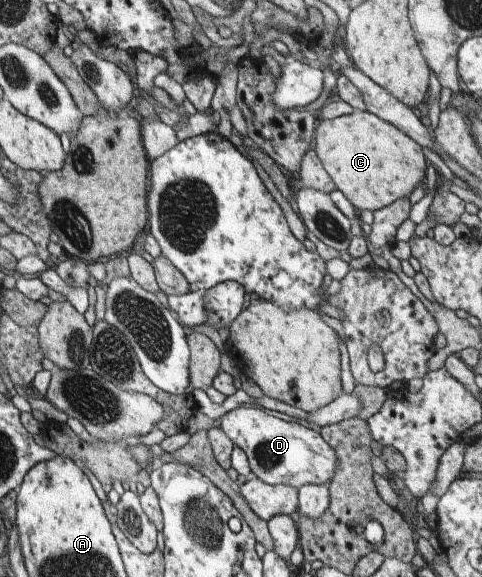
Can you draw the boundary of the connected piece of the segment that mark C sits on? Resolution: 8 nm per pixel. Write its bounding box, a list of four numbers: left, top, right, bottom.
[313,110,429,212]

